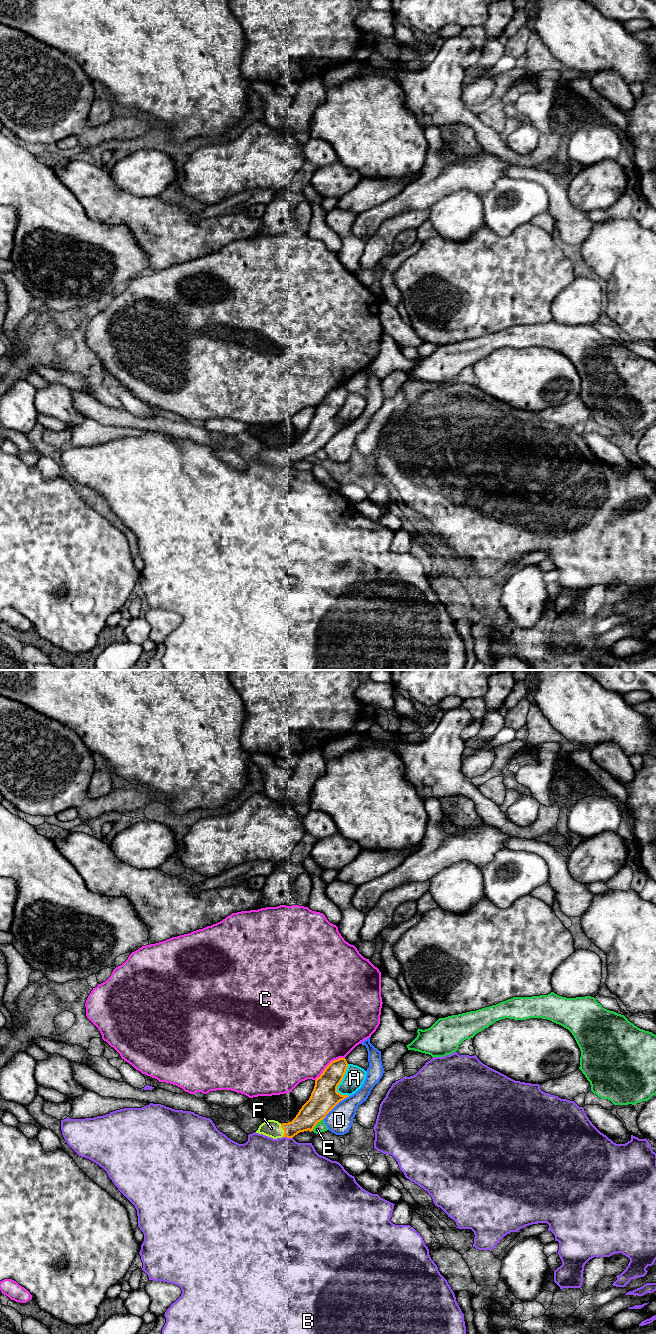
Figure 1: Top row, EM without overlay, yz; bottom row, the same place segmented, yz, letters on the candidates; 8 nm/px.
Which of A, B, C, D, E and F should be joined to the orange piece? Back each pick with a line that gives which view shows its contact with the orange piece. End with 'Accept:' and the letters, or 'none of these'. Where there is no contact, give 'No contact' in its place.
F: Touches orange in yz
Accept: F

